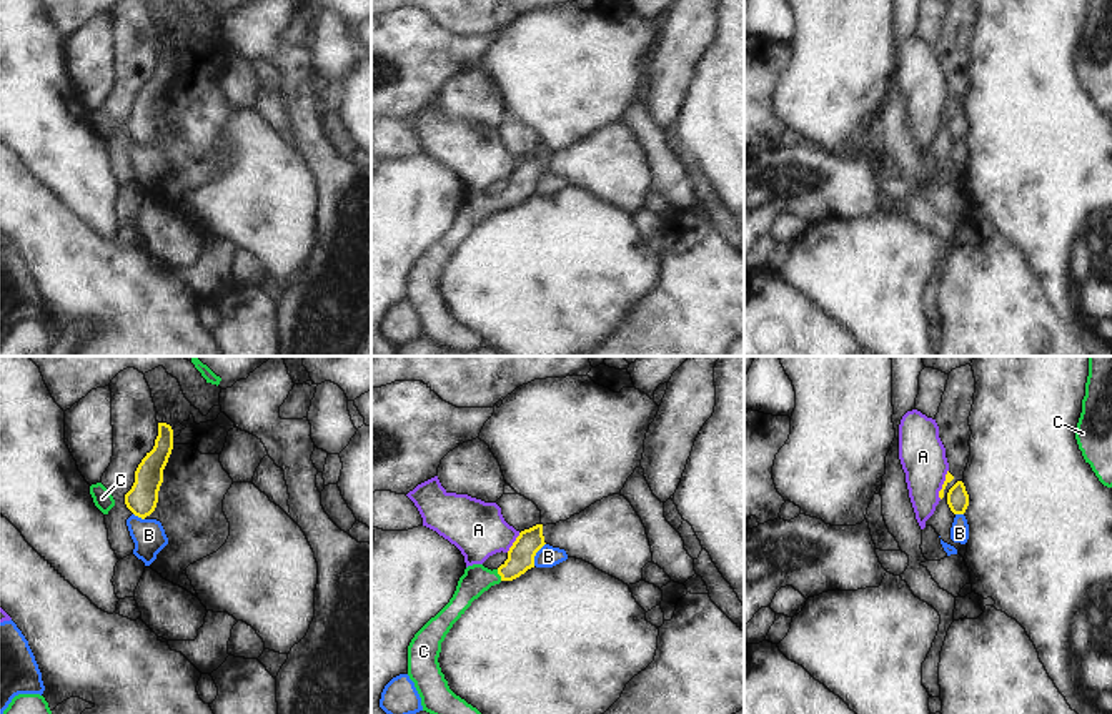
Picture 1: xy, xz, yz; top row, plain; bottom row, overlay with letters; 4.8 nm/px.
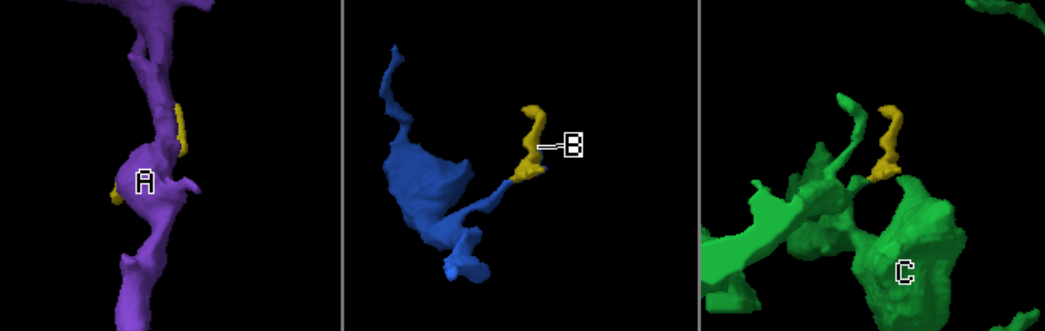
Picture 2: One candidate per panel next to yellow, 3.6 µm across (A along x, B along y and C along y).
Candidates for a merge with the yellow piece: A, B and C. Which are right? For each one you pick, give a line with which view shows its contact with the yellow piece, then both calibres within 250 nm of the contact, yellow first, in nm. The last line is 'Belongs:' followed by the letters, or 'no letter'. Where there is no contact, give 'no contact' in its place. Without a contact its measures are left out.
C: contact in xz; calibres 130 and 140 nm
Belongs: C

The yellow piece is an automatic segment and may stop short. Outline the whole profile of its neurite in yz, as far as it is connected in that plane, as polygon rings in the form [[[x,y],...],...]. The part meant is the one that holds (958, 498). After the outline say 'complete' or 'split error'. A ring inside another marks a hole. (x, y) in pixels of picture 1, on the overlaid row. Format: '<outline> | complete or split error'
[[[957,481],[947,493],[947,504],[954,514],[964,514],[969,506],[969,494],[962,481]]] | complete

